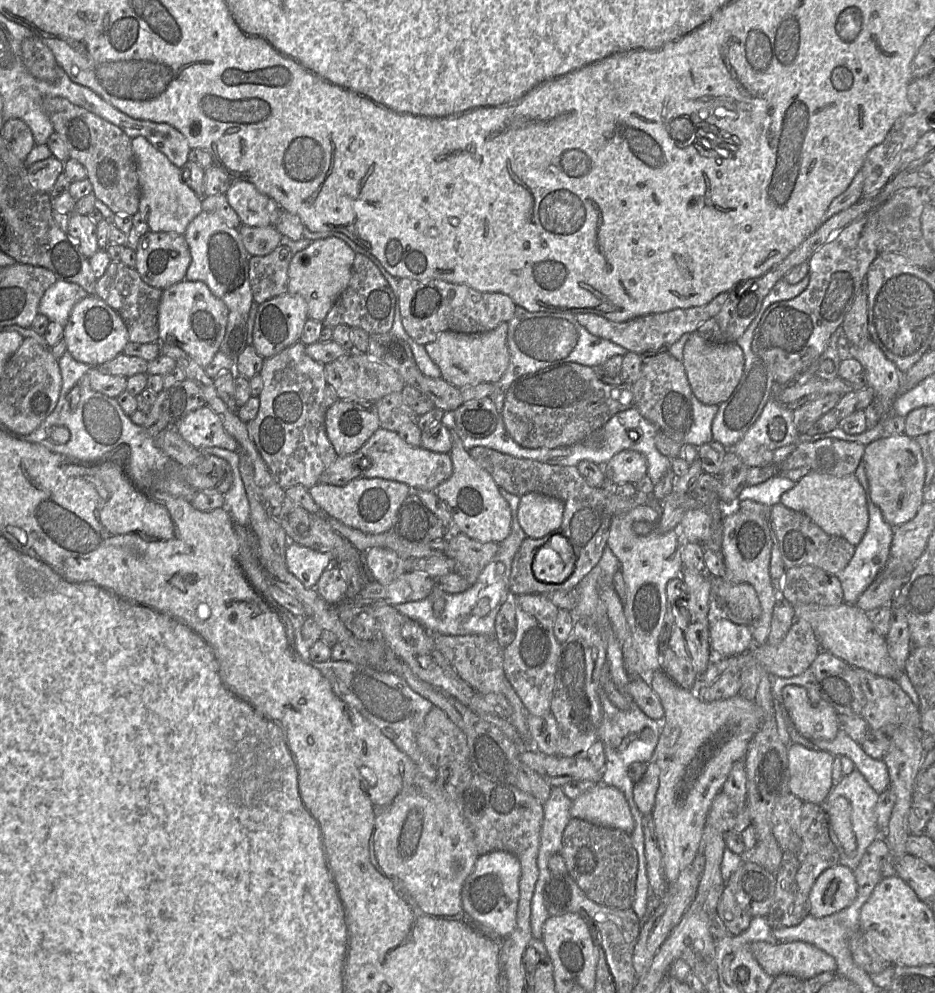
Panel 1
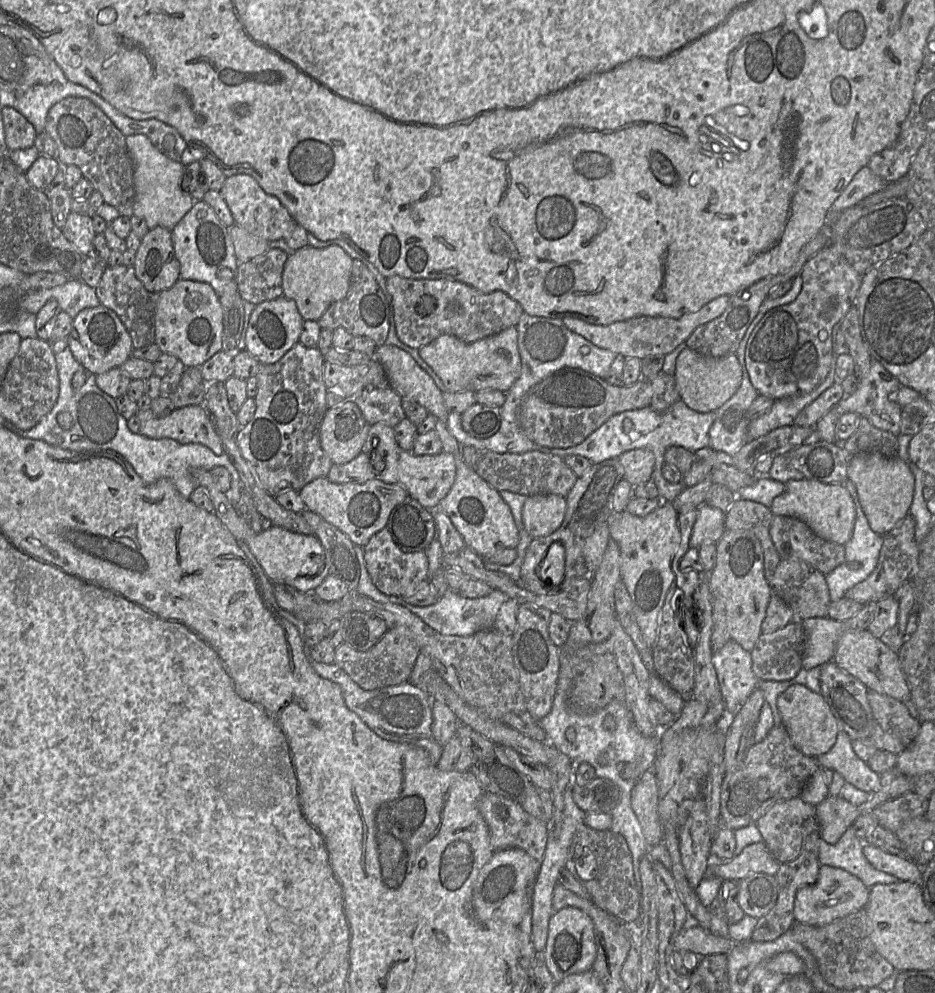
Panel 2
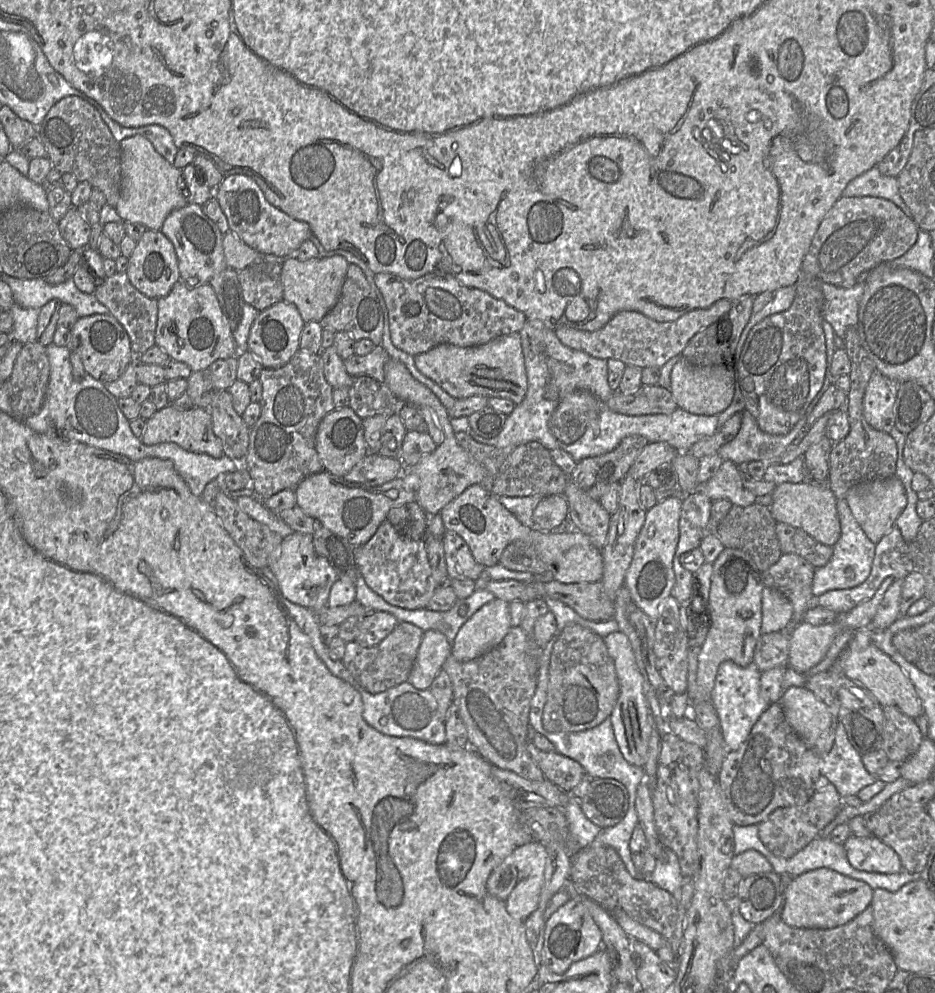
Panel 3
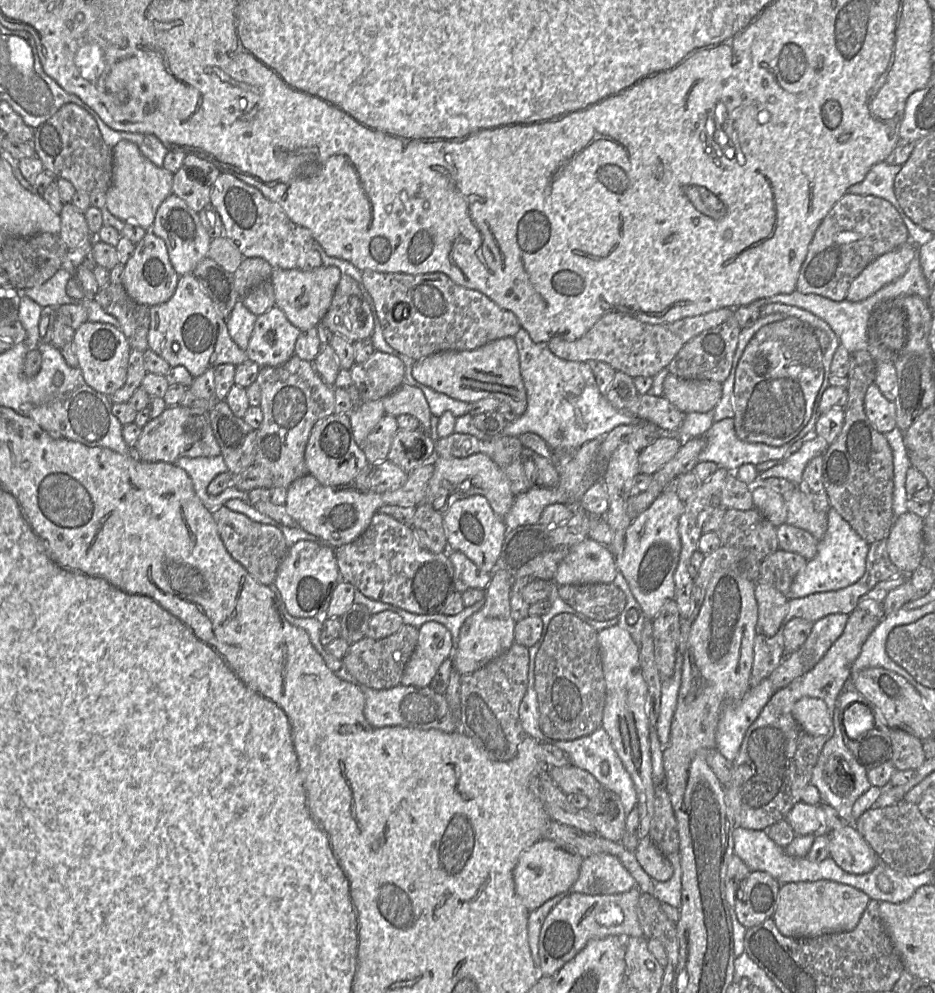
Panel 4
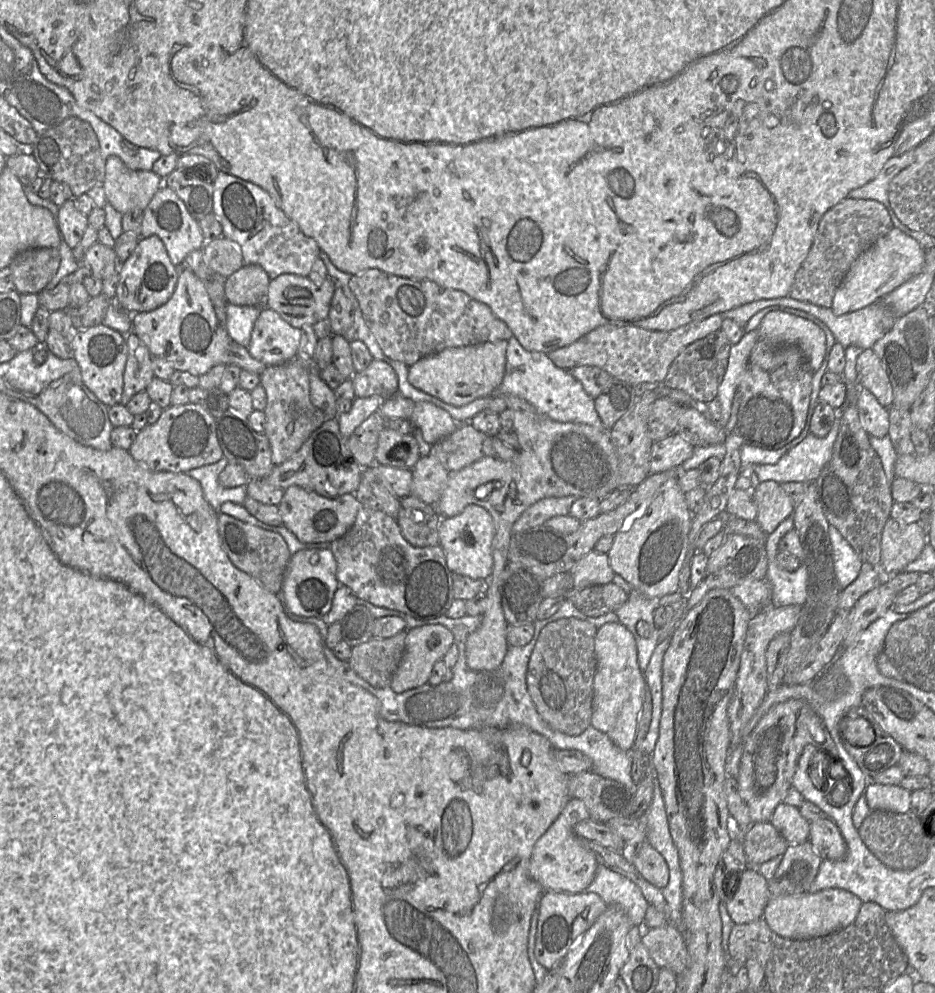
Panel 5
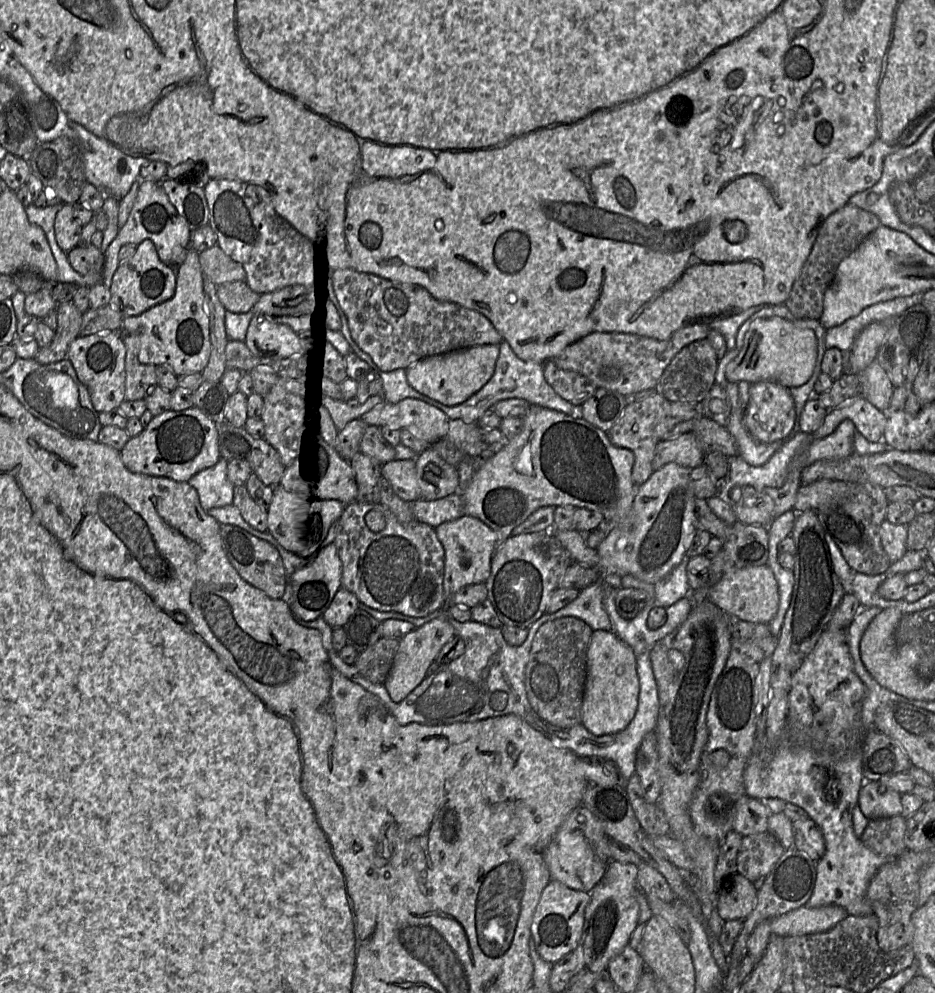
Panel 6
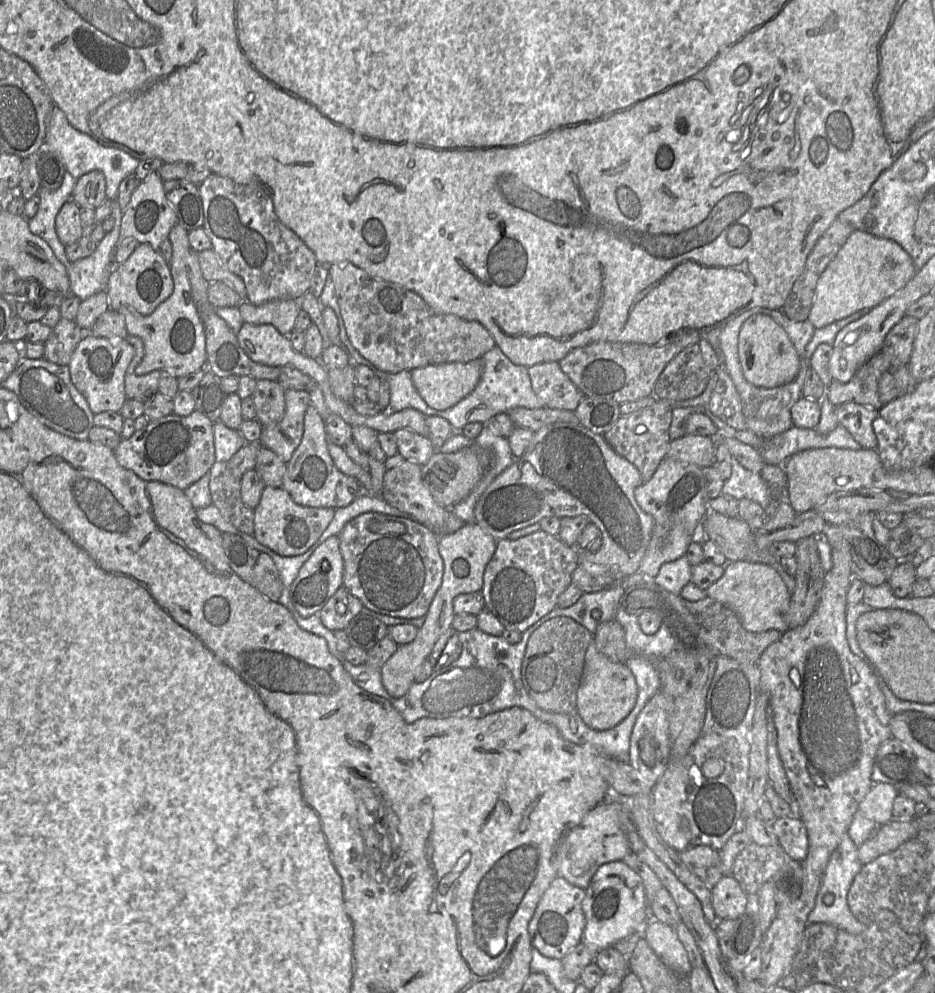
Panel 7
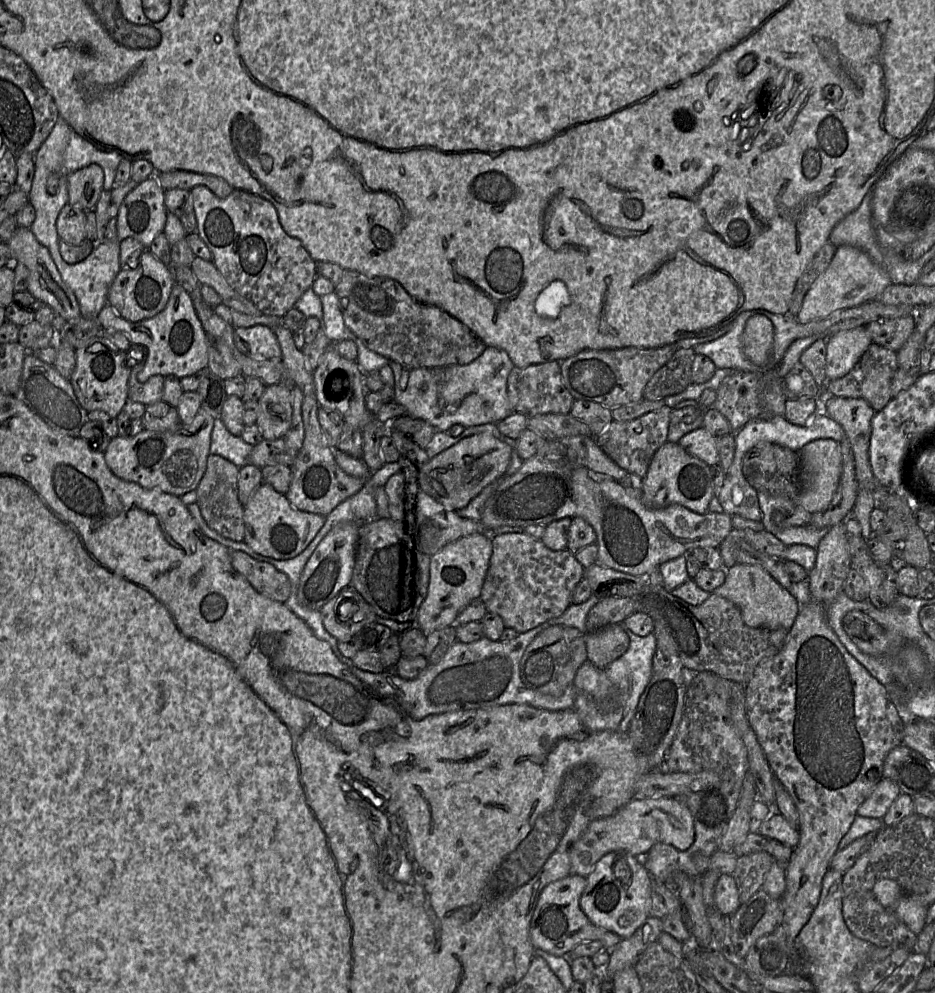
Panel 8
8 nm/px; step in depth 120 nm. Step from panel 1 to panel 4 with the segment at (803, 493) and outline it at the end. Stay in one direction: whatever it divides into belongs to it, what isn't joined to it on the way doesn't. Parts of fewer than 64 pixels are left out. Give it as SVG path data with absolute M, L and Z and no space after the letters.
M798 487L782 496L787 506L786 524L806 530L821 540L828 526L827 512L817 511Z

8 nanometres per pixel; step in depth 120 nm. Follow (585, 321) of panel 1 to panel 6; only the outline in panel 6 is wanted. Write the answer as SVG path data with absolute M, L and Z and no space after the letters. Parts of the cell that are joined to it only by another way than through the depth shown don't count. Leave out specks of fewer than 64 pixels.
M693 323L675 331L667 340L618 332L594 332L568 345L552 360L558 368L586 377L597 389L626 396L647 389L654 390L674 356L690 343L705 339L709 330L707 323Z

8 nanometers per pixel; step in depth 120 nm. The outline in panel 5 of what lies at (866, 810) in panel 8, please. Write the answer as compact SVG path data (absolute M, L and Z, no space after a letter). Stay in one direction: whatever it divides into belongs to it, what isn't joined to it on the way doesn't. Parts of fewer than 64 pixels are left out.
M870 781L864 795L871 811L906 813L911 808L911 791L901 785L880 785Z

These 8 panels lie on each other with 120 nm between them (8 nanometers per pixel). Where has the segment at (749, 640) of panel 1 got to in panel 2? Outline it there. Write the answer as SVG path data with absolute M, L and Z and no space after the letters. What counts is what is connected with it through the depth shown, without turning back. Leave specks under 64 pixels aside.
M735 641L713 652L712 663L719 683L726 715L737 714L756 689L759 679L752 670L750 652Z

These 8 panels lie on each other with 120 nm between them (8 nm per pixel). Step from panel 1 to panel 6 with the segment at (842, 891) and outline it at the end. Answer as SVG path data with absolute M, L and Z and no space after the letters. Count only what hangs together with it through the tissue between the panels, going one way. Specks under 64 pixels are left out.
M838 905L817 908L802 906L770 920L772 935L801 936L826 932L847 918L847 911Z

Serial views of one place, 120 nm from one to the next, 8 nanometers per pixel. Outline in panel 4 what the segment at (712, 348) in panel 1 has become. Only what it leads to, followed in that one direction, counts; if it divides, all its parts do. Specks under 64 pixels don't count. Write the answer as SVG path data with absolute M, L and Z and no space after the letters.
M668 373L663 395L684 413L705 413L718 404L723 383L710 380L686 380Z

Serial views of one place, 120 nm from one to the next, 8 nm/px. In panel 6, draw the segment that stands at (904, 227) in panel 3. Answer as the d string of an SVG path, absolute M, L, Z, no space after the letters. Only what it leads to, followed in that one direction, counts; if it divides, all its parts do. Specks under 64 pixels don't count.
M850 203L826 218L818 232L812 250L785 300L786 307L796 318L820 319L823 312L825 291L833 281L840 262L880 225L882 224L875 214Z

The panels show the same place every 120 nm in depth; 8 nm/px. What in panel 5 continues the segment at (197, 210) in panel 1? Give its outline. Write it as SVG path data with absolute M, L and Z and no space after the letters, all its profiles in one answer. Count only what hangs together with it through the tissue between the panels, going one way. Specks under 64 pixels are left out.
M111 155L106 159L105 179L102 186L107 202L121 214L131 210L143 211L163 184L164 179L152 170L132 170L116 155Z

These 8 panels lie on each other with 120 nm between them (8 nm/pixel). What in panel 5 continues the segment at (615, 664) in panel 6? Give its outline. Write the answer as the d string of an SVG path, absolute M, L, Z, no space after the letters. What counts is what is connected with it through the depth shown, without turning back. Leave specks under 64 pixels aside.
M621 623L604 624L595 634L594 654L596 671L591 726L605 733L621 750L629 751L634 745L646 689L644 674L638 666L635 640Z

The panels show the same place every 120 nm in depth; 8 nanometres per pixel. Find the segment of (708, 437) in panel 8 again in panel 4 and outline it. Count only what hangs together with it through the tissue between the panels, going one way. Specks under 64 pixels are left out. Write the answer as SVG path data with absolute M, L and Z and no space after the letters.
M676 435L659 437L639 453L640 473L653 475L677 454L682 443Z

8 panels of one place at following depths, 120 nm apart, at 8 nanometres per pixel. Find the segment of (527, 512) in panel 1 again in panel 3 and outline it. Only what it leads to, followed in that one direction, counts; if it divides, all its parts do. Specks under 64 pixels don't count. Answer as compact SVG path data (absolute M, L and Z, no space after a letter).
M564 495L542 497L533 511L535 528L551 532L568 521L569 505Z

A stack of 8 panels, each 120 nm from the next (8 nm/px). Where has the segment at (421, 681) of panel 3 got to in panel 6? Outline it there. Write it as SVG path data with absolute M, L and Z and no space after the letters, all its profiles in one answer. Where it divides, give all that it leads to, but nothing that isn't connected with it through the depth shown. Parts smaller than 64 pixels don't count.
M443 609L443 615L422 627L415 628L400 639L391 670L384 682L390 698L400 702L411 693L426 677L428 667L434 662L442 647L455 635L449 616Z

